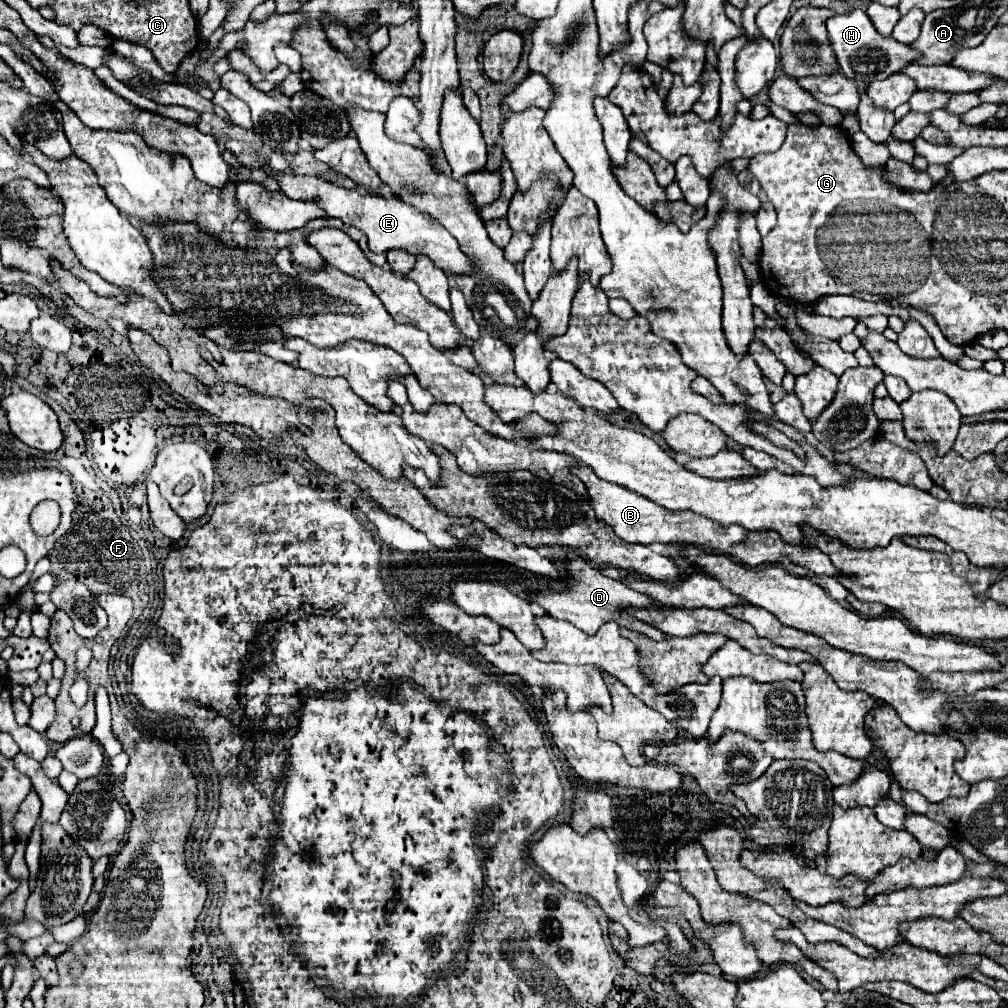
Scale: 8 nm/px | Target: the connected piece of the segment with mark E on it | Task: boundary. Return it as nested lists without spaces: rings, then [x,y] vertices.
[[[276,173],[274,175],[282,193],[290,199],[298,201],[312,201],[320,209],[326,211],[328,217],[340,219],[344,225],[352,225],[360,229],[368,237],[368,247],[374,253],[388,253],[390,249],[404,249],[412,255],[426,255],[432,259],[436,267],[440,267],[444,273],[454,275],[470,275],[472,273],[472,259],[468,259],[456,239],[436,223],[430,215],[418,211],[416,207],[404,203],[400,197],[396,199],[384,199],[378,195],[370,195],[368,191],[360,189],[344,189],[338,185],[332,185],[320,177],[298,177],[292,173]]]

